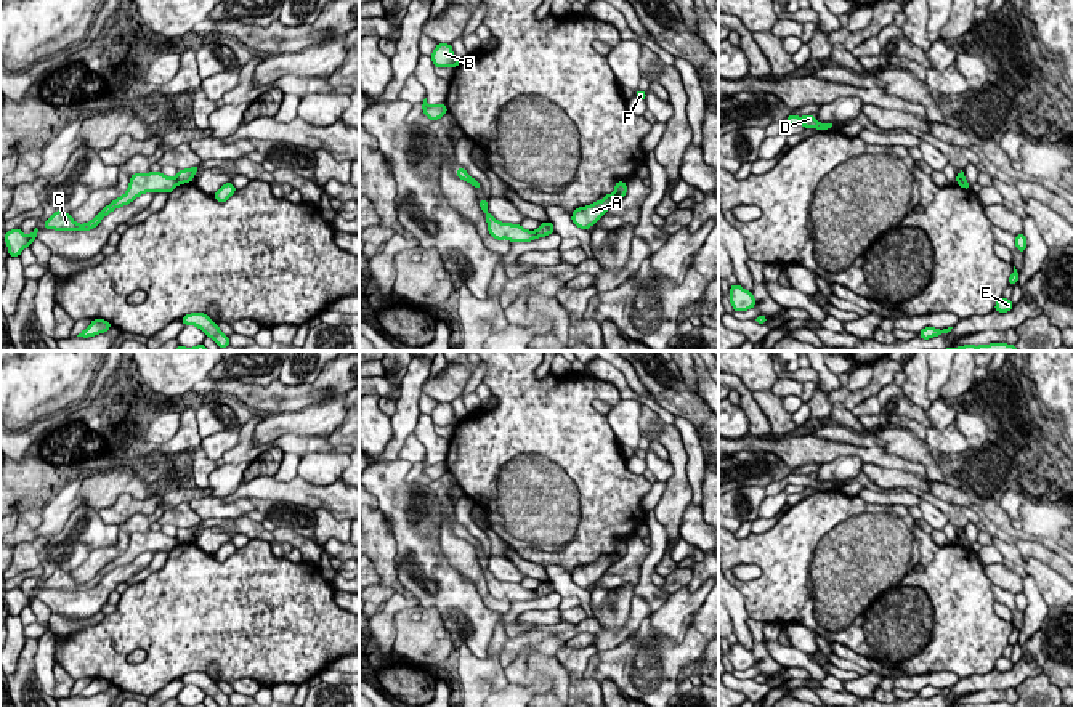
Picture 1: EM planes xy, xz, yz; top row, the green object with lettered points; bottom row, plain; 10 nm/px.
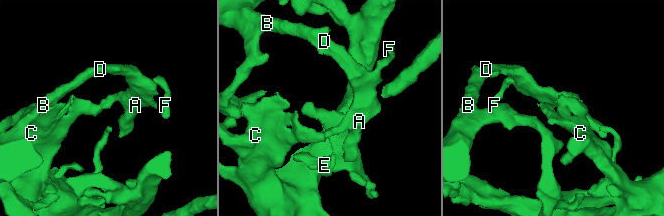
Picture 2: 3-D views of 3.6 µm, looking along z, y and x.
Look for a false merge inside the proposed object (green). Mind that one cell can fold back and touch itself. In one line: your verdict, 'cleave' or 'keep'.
cleave

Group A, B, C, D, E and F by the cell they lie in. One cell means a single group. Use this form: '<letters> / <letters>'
A B D E F / C

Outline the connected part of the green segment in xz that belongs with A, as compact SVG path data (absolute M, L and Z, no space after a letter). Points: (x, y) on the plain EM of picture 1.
M617 540L614 543L614 550L614 553L605 553L603 560L597 560L592 564L576 568L571 574L573 582L584 590L597 584L606 569L626 555L627 543L624 540Z

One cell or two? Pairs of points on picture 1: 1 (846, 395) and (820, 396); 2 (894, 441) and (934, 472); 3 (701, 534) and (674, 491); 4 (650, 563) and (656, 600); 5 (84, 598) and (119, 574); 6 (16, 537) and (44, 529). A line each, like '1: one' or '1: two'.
1: two
2: one
3: two
4: one
5: one
6: two

